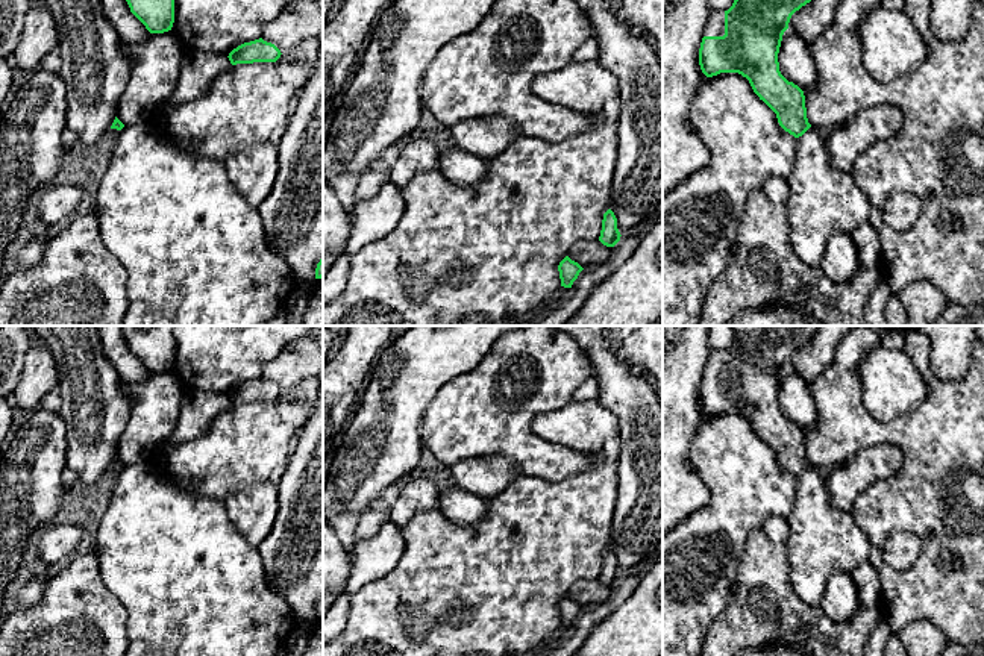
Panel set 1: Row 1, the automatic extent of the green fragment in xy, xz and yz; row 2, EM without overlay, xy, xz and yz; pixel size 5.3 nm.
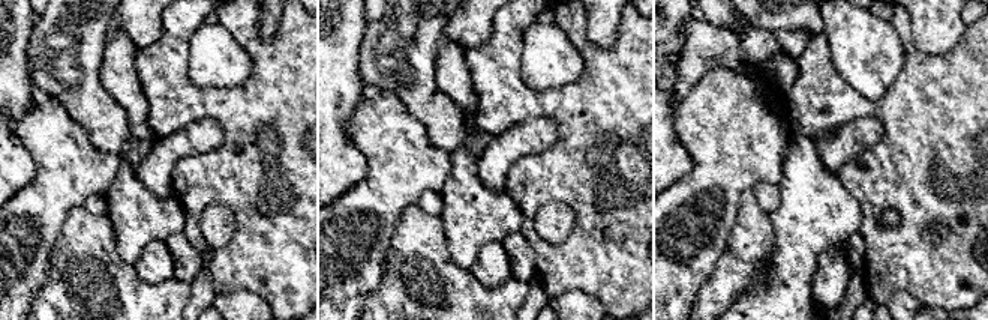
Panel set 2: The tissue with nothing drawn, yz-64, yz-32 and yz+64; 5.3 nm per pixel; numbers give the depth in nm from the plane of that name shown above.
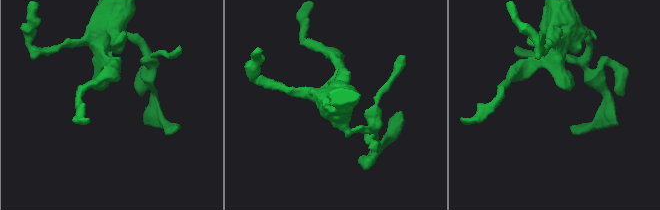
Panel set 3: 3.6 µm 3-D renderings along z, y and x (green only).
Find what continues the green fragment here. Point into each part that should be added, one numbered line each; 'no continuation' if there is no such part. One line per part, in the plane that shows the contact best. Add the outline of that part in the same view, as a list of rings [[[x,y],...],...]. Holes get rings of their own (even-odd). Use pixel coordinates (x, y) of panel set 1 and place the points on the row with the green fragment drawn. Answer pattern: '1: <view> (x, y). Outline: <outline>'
1: yz (714, 26). Outline: [[[713,11],[707,20],[704,36],[723,36],[725,35],[725,11]]]

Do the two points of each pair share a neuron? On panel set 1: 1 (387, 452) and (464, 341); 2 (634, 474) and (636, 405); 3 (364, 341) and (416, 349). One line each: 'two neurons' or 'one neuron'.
1: one neuron
2: one neuron
3: two neurons

